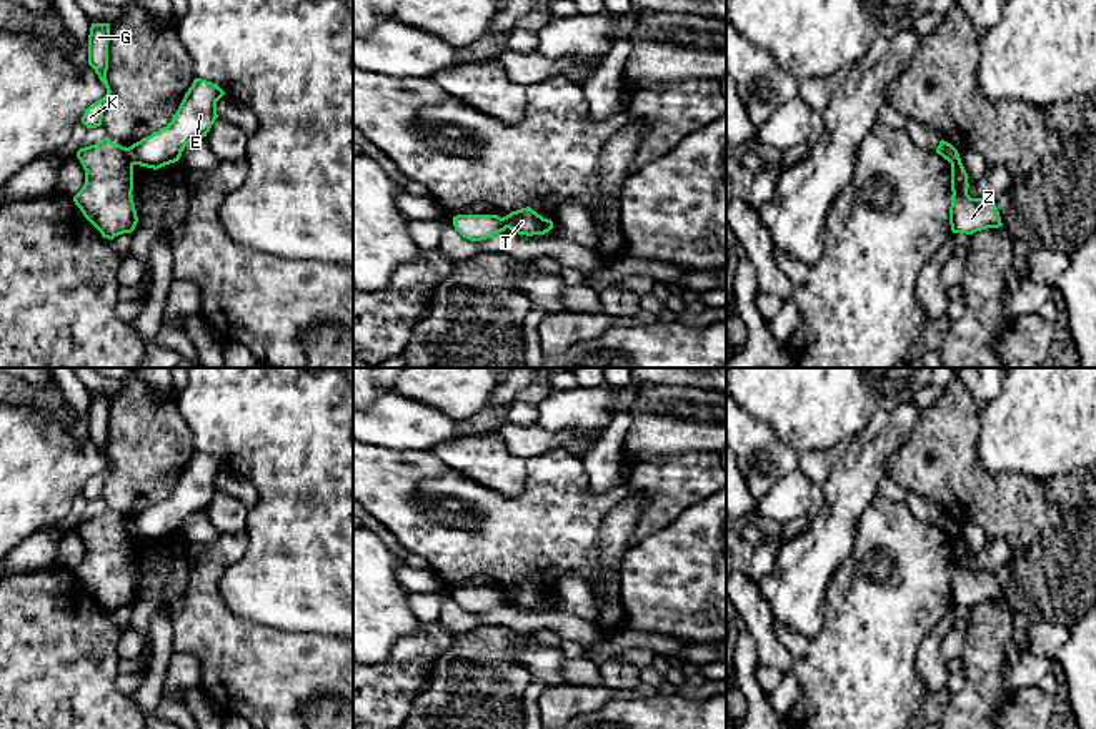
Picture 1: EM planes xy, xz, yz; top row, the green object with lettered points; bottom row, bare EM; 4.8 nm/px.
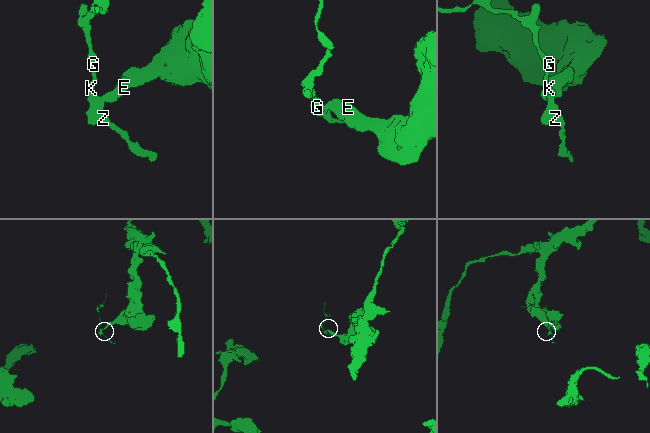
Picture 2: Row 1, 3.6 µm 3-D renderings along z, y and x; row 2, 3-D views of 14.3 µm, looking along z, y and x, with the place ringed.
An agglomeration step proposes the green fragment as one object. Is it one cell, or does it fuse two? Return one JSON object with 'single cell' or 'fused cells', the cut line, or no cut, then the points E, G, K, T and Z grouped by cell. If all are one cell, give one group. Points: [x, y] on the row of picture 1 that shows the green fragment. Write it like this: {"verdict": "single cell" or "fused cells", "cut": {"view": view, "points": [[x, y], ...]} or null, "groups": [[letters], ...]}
{"verdict": "fused cells", "cut": {"view": "xy", "points": [[125, 148], [134, 163]]}, "groups": [["E", "T"], ["G", "K", "Z"]]}

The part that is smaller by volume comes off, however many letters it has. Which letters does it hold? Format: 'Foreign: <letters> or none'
Foreign: G, K, Z

